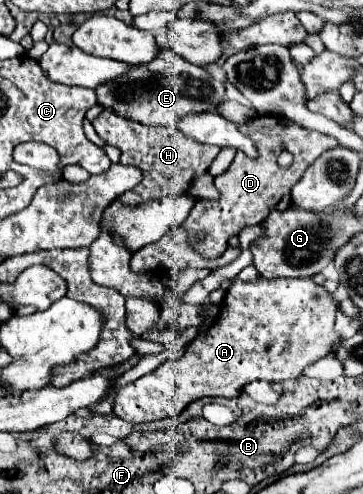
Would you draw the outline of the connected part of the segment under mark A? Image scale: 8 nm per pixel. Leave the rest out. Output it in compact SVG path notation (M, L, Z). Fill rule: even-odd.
M234 279L216 321L200 331L180 359L164 361L152 373L120 387L112 403L112 413L130 423L148 423L164 417L180 417L192 401L202 397L238 397L250 381L280 383L284 379L298 379L304 367L330 355L340 345L342 339L334 331L336 311L338 301L312 279L260 279L248 283Z

